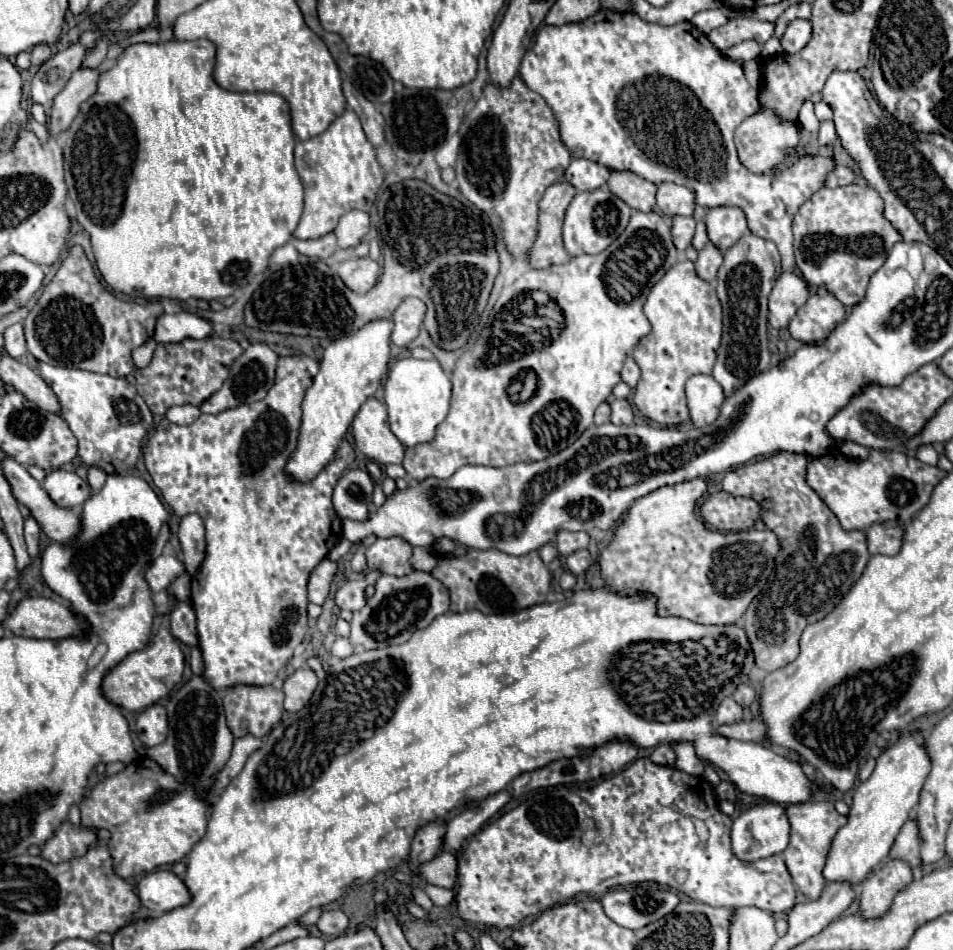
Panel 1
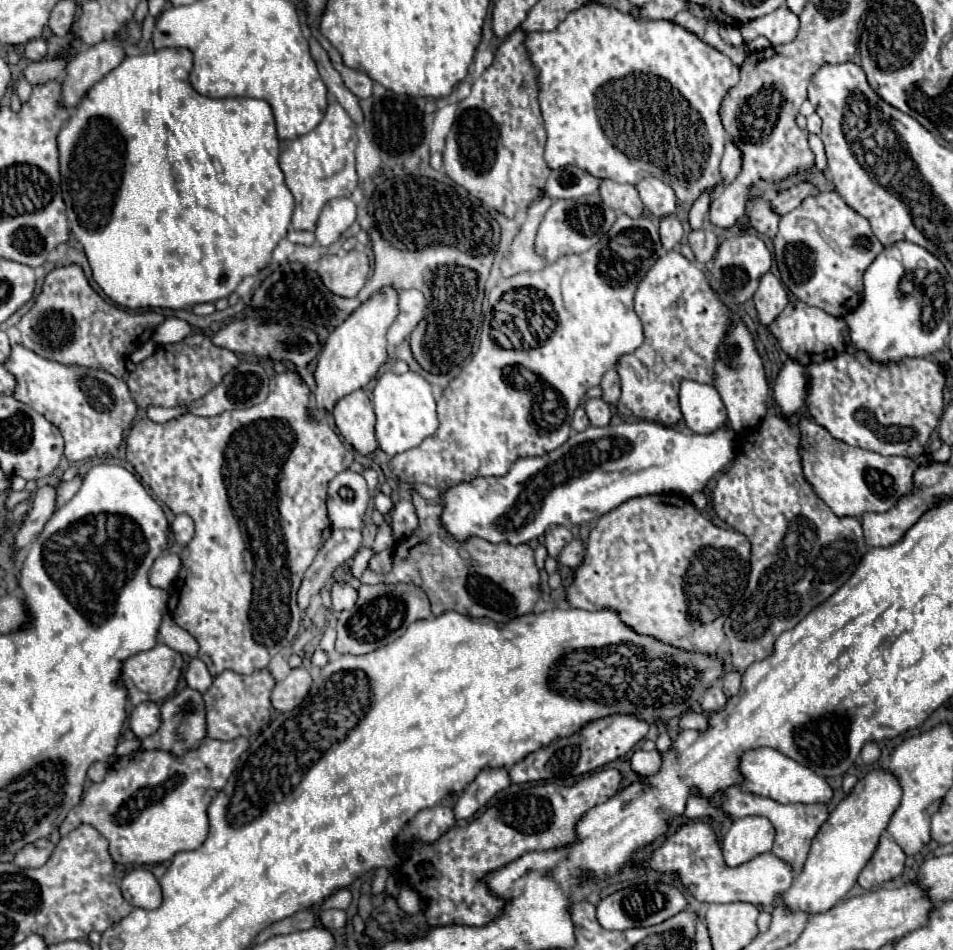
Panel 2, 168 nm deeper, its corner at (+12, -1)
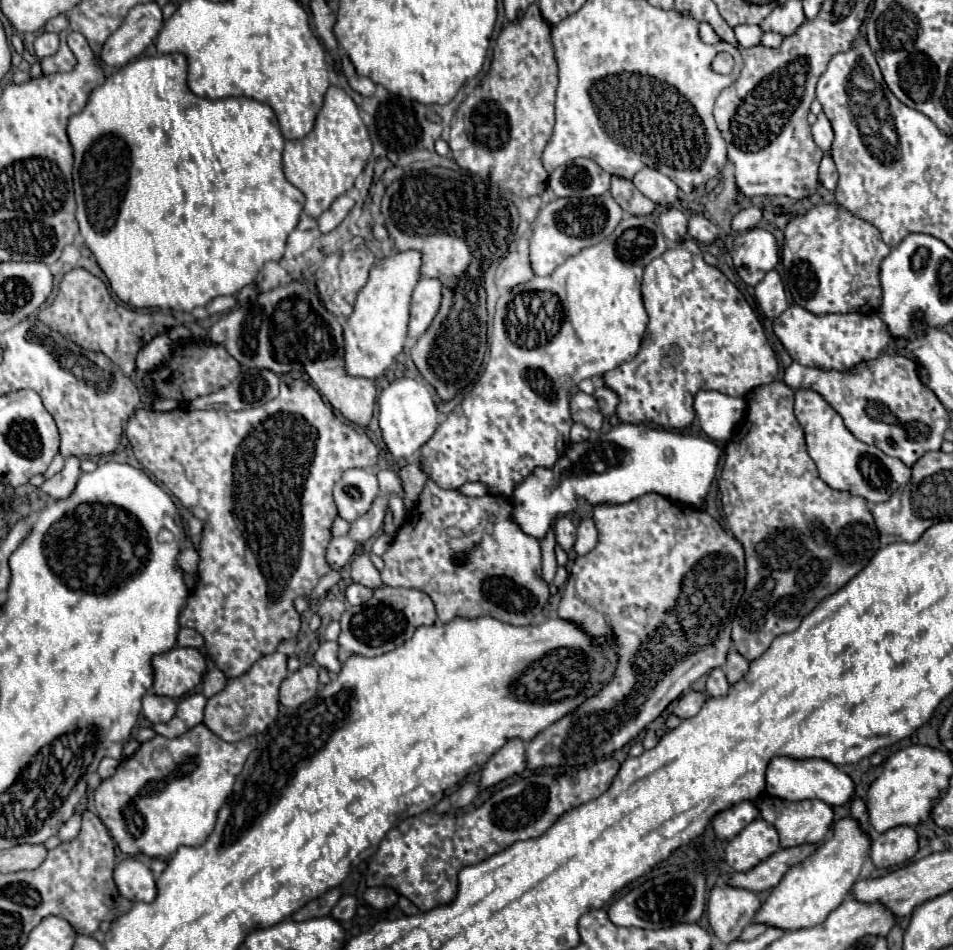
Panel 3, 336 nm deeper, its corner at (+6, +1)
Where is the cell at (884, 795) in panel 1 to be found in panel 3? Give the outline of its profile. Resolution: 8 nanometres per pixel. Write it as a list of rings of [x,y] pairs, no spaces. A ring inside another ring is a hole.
[[[849,817],[841,819],[833,827],[833,839],[823,841],[811,857],[807,857],[803,863],[791,867],[785,873],[785,877],[769,893],[769,897],[765,899],[753,921],[783,931],[797,931],[823,923],[827,915],[843,903],[853,883],[859,879],[861,865],[869,855],[869,847],[871,837],[859,829],[857,821]]]

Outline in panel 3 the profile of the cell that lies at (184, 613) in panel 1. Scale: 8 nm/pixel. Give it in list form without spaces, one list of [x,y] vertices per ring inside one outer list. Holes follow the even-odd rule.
[[[181,629],[177,637],[179,647],[203,647],[203,637],[195,629]]]

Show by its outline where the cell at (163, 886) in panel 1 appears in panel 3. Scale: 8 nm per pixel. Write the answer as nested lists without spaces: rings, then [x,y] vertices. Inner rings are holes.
[[[136,857],[123,859],[113,871],[119,895],[131,901],[153,901],[157,887],[151,869]]]

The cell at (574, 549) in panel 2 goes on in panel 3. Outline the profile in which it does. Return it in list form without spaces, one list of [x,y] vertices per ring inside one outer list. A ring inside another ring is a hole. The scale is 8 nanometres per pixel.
[[[583,519],[577,527],[577,541],[575,541],[575,551],[579,555],[585,555],[589,553],[595,545],[597,545],[597,527],[595,527],[595,521],[593,519]]]

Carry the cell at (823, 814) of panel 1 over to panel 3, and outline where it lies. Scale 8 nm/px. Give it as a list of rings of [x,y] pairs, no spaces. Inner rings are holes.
[[[761,795],[757,799],[757,805],[761,811],[761,817],[777,829],[779,839],[781,839],[781,847],[797,847],[803,843],[821,843],[833,823],[833,809],[819,799],[791,803],[791,801],[779,799],[779,797]]]

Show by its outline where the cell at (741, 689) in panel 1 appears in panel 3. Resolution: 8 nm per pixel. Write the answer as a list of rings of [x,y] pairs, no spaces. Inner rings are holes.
[[[731,651],[727,655],[727,663],[723,665],[723,669],[725,669],[727,681],[735,683],[735,681],[739,681],[749,671],[749,661],[743,655],[739,655],[737,651]]]

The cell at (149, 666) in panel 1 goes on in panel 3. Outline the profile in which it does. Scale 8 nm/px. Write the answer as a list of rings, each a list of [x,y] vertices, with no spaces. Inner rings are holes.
[[[175,647],[163,655],[153,657],[153,671],[153,693],[177,699],[201,683],[207,671],[207,661],[199,649]]]

